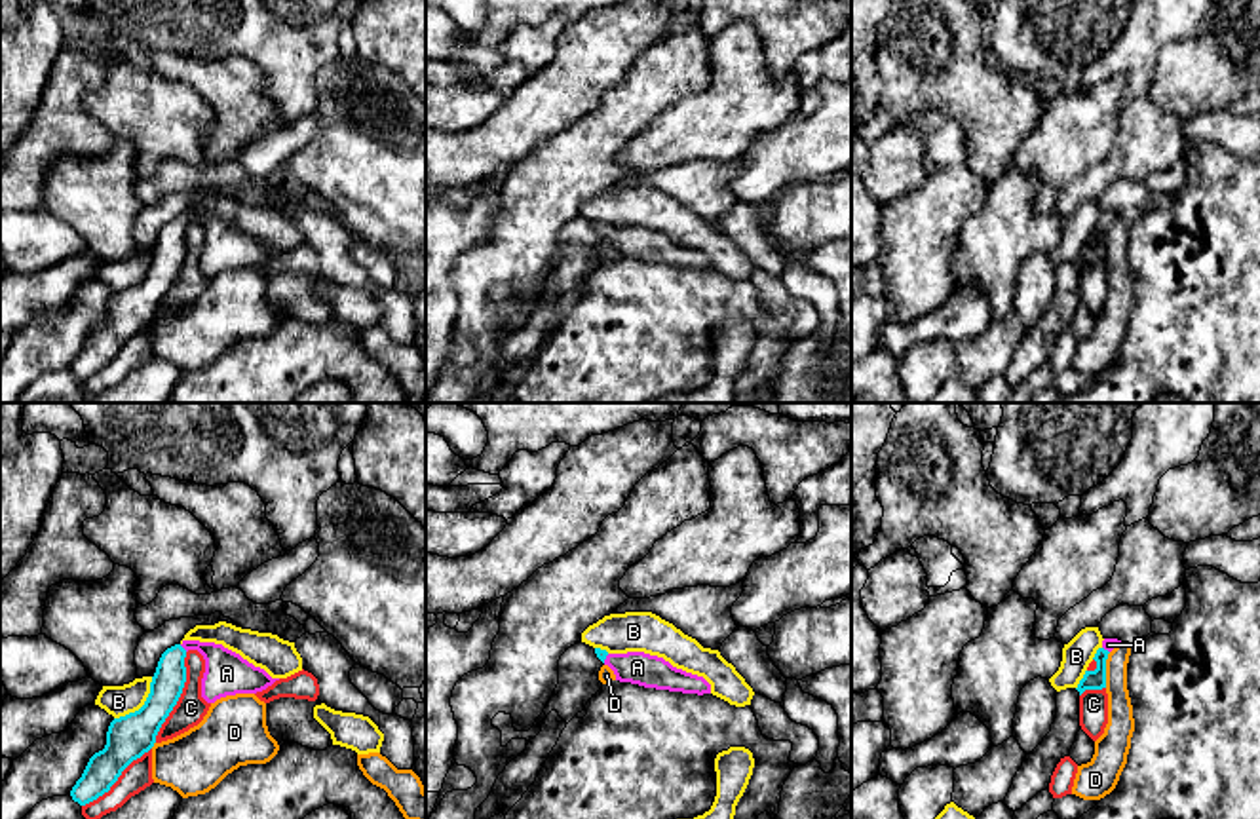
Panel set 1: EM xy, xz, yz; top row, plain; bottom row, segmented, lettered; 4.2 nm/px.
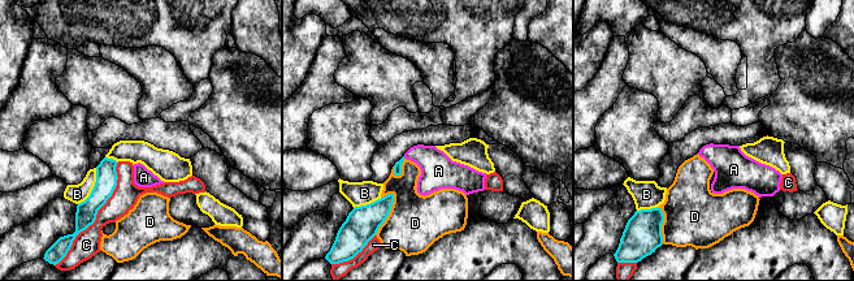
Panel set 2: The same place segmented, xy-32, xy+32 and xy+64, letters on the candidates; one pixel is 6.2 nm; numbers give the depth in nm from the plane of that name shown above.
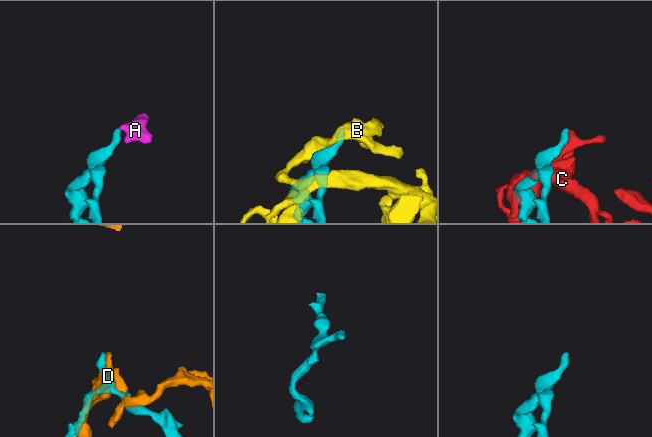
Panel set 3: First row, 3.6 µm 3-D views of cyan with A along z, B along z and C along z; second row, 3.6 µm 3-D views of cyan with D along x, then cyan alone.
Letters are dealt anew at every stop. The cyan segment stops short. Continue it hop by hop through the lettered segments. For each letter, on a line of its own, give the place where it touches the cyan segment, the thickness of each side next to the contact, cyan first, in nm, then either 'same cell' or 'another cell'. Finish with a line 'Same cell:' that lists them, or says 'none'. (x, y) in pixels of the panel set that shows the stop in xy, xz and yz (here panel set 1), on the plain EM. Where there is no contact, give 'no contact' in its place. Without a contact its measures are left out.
A: xy (181, 221) | 140/190 nm | same cell
B: xy (143, 280) | 190/130 nm | another cell
C: xy (179, 270) | 180/130 nm | another cell
D: yz (1105, 244) | 80/120 nm | another cell
Same cell: A

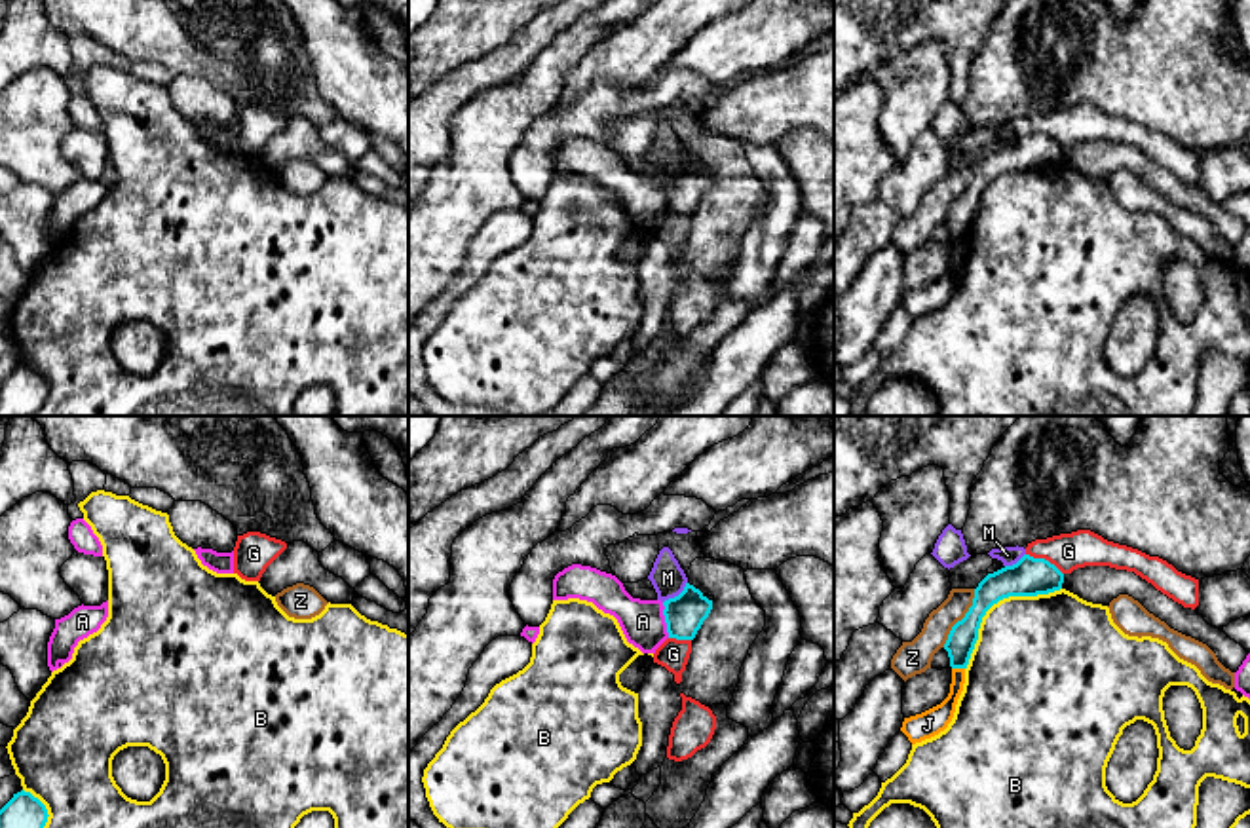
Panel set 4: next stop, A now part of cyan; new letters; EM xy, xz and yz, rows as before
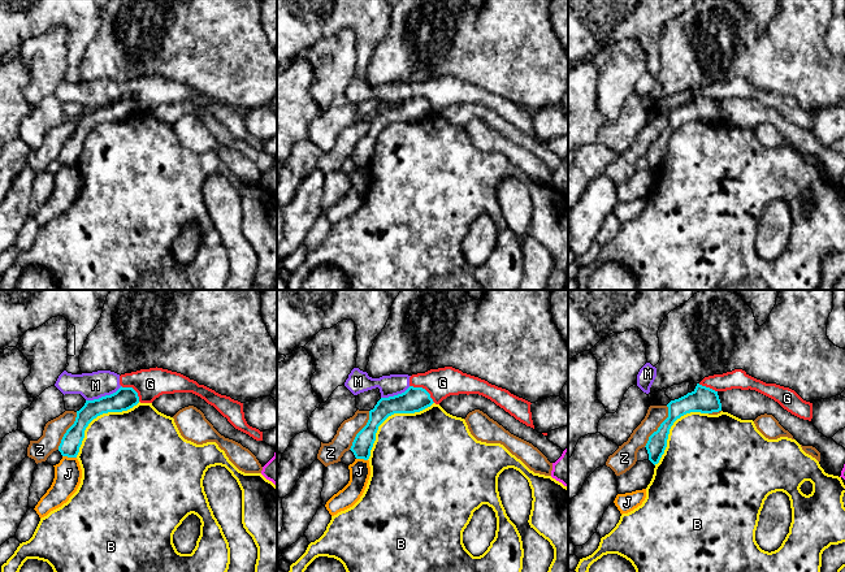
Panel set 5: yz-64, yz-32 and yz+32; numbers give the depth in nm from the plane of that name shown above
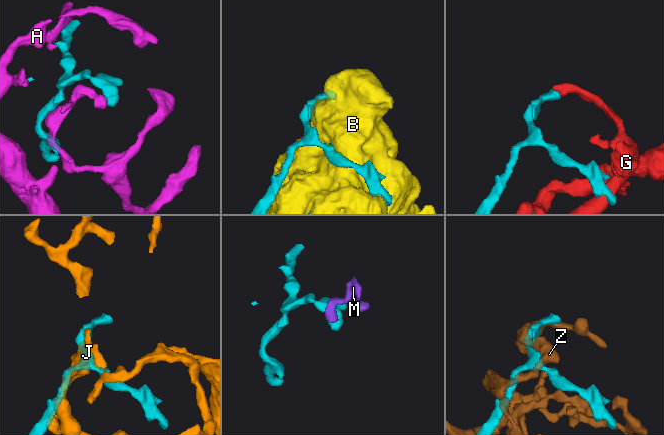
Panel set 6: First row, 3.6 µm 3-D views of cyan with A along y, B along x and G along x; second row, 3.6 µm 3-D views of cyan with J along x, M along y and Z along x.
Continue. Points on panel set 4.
A: xz (665, 194) | 170/190 nm | another cell
B: yz (994, 177) | 160/440 nm | another cell
G: yz (1043, 133) | 160/160 nm | another cell
J: yz (958, 242) | 120/110 nm | another cell
M: xz (679, 169) | 170/140 nm | another cell
Z: yz (964, 192) | 130/130 nm | another cell
Same cell: none

